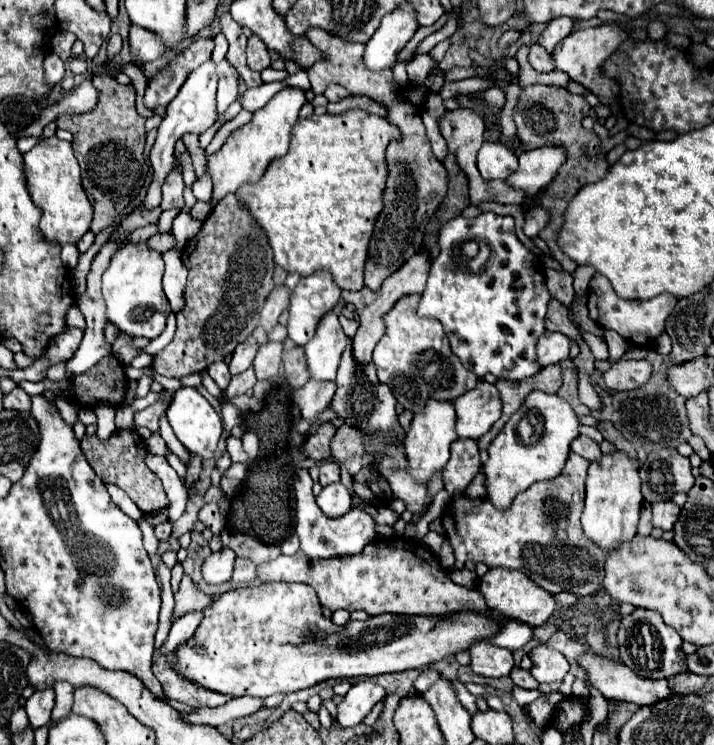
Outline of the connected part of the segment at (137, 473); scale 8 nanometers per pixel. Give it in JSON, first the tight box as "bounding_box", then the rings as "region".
{"bounding_box":[81,428,169,514],"region":[[[119,428],[119,430],[115,430],[115,434],[109,440],[99,440],[97,436],[85,434],[81,440],[81,450],[85,452],[85,456],[91,464],[91,468],[97,472],[97,476],[105,484],[115,484],[121,490],[125,490],[143,514],[153,514],[153,512],[159,512],[169,506],[167,494],[161,486],[161,480],[145,464],[145,456],[149,452],[143,444],[143,438],[135,432],[135,428],[131,428],[131,430]]]}

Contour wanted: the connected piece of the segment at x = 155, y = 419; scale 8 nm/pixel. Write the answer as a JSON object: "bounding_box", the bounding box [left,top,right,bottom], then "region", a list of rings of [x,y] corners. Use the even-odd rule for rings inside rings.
{"bounding_box":[135,402,167,432],"region":[[[157,402],[155,406],[149,406],[141,412],[137,412],[135,414],[135,426],[147,426],[151,432],[157,432],[159,430],[159,416],[165,410],[167,410],[167,404]]]}

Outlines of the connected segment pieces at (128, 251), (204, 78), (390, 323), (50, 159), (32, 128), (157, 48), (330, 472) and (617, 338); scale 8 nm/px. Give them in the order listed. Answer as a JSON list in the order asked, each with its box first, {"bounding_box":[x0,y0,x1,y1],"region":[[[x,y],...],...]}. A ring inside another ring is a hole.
[{"bounding_box":[103,242,171,338],"region":[[[125,242],[111,258],[109,268],[103,272],[103,298],[107,304],[107,318],[123,332],[157,338],[165,330],[171,308],[161,286],[163,268],[163,256],[151,250],[147,242]]]},{"bounding_box":[143,62,217,210],"region":[[[205,62],[201,64],[195,72],[191,72],[191,76],[187,76],[185,84],[181,86],[179,94],[175,96],[175,100],[171,100],[171,104],[167,106],[167,114],[159,126],[159,132],[157,132],[157,140],[153,144],[153,150],[151,150],[151,166],[153,166],[153,182],[147,190],[147,196],[143,200],[143,208],[145,210],[151,210],[155,206],[159,206],[161,202],[161,186],[163,186],[163,180],[167,178],[167,172],[171,172],[171,164],[173,164],[173,148],[175,148],[175,142],[187,134],[187,132],[193,132],[193,134],[203,134],[207,128],[211,128],[217,120],[217,112],[215,112],[215,90],[217,90],[217,74],[215,74],[215,68],[217,64],[215,62]]]},{"bounding_box":[373,294,479,412],"region":[[[407,294],[395,302],[395,308],[383,316],[385,334],[373,350],[373,364],[379,382],[387,384],[397,402],[411,412],[423,410],[429,398],[455,400],[473,390],[479,382],[477,376],[463,368],[459,358],[451,352],[439,320],[417,316],[417,302],[419,294]]]},{"bounding_box":[23,136,93,244],"region":[[[57,136],[41,138],[39,144],[35,144],[27,154],[23,154],[23,172],[33,204],[43,212],[39,224],[43,236],[49,242],[77,244],[91,226],[93,208],[81,186],[81,170],[77,158],[73,156],[71,142],[59,140]]]},{"bounding_box":[15,80,99,138],"region":[[[85,80],[85,82],[81,82],[77,88],[73,88],[61,102],[57,102],[57,104],[53,104],[53,106],[47,106],[47,108],[41,112],[41,116],[39,116],[35,122],[31,122],[29,128],[17,132],[15,138],[23,138],[23,136],[41,138],[43,128],[45,128],[49,122],[57,120],[57,118],[63,116],[63,114],[69,114],[69,116],[73,116],[73,114],[87,114],[87,112],[91,112],[91,110],[95,108],[97,100],[99,100],[97,88],[93,86],[91,80]]]},{"bounding_box":[129,24,165,62],"region":[[[131,24],[129,44],[131,44],[131,52],[139,56],[143,62],[153,62],[165,54],[163,40],[159,40],[159,36],[155,36],[153,32],[139,28],[137,24]]]},{"bounding_box":[319,464,339,486],"region":[[[323,464],[321,466],[321,474],[319,474],[319,484],[321,486],[329,486],[333,482],[339,482],[339,466],[337,464]]]},{"bounding_box":[604,330,628,362],"region":[[[605,330],[604,339],[608,345],[609,361],[615,362],[627,352],[628,342],[613,330]]]}]

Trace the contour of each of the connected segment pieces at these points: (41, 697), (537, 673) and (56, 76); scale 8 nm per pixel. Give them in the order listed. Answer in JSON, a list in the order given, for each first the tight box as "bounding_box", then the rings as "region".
[{"bounding_box":[25,688,55,728],"region":[[[51,688],[35,692],[31,698],[25,702],[25,710],[29,714],[29,724],[33,728],[49,726],[51,722],[51,710],[55,706],[55,692]]]},{"bounding_box":[529,644,569,684],"region":[[[543,644],[543,646],[535,646],[529,652],[529,658],[533,662],[531,674],[535,676],[537,682],[541,684],[549,684],[549,682],[561,682],[563,676],[569,672],[569,662],[565,660],[565,656],[557,650],[553,650],[551,646]]]},{"bounding_box":[45,52,65,84],"region":[[[51,52],[47,58],[45,58],[45,74],[47,74],[47,82],[49,84],[57,84],[63,80],[63,74],[65,74],[65,64],[63,60]]]}]

